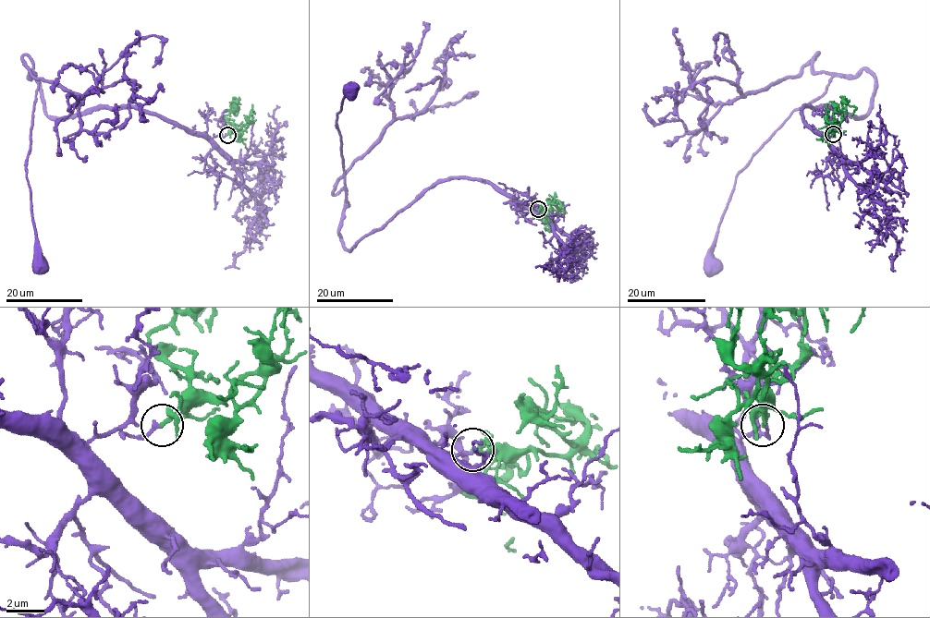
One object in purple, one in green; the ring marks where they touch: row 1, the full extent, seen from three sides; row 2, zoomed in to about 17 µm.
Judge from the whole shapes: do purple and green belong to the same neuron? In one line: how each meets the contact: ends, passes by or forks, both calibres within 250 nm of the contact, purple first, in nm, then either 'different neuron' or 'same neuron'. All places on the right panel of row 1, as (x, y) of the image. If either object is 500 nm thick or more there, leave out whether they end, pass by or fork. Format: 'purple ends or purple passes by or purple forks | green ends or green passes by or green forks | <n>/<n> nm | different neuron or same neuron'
purple ends | green passes by | 200/160 nm | different neuron

